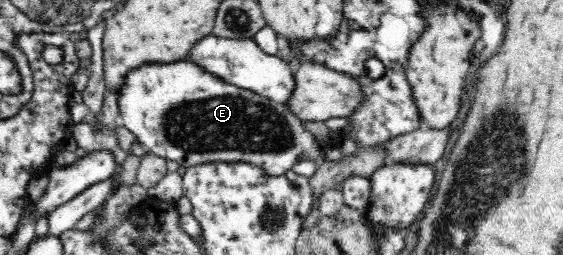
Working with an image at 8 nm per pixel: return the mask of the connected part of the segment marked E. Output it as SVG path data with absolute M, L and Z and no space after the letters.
M176 62L176 64L164 64L164 66L162 64L148 64L148 66L134 69L127 74L123 89L119 92L118 106L121 115L120 123L136 137L137 143L144 152L155 154L166 160L176 160L186 168L213 162L243 162L260 167L268 176L280 176L291 172L292 166L301 160L312 160L317 165L326 162L325 153L328 147L319 144L320 142L314 138L314 135L304 128L304 122L298 119L288 106L260 96L251 90L234 86L223 78L218 78L215 74L208 72L205 68L196 66L194 62Z

